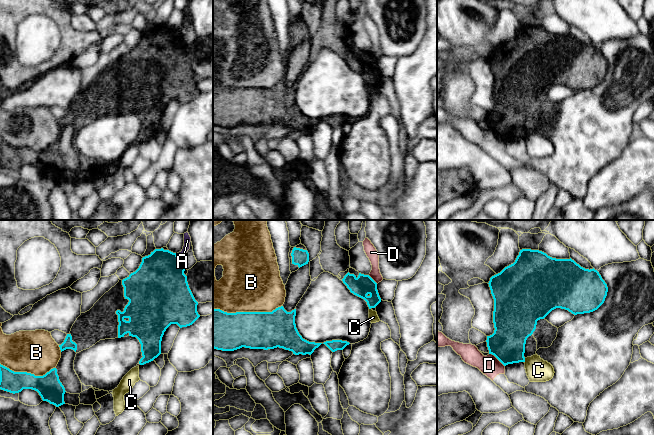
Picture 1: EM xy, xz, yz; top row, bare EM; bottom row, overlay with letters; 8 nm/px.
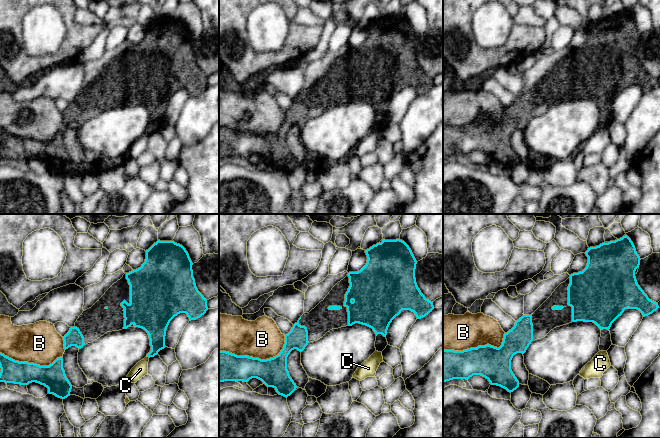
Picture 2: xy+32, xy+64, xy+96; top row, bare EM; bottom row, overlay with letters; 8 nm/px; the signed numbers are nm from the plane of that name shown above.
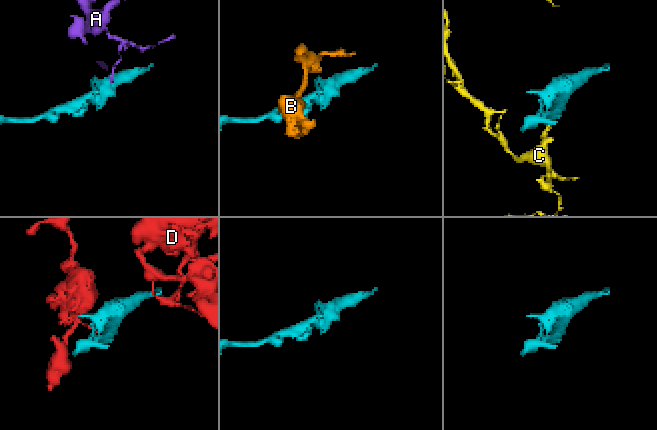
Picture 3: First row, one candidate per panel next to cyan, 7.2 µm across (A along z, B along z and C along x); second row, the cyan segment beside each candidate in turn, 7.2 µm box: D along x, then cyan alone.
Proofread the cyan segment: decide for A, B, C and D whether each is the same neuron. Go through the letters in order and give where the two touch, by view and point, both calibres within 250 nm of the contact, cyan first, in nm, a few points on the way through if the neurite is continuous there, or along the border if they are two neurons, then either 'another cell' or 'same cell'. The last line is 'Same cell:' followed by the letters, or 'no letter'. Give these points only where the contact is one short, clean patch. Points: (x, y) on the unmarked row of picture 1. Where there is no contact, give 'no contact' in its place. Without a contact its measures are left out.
A: contact xy (179, 35); calibres 420 and 60 nm; border xy (176, 30), (182, 40); another cell
B: contact xz (247, 88); calibres 300 and 480 nm; another cell
C: contact yz (524, 136); calibres 280 and 190 nm; another cell
D: contact yz (497, 134); calibres 280 and 170 nm; border yz (489, 129), (504, 142); another cell
Same cell: no letter

